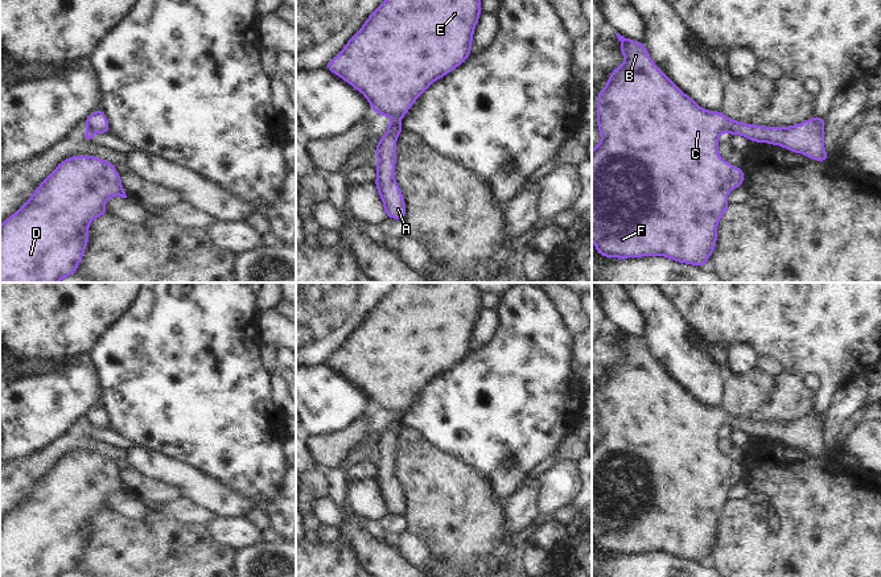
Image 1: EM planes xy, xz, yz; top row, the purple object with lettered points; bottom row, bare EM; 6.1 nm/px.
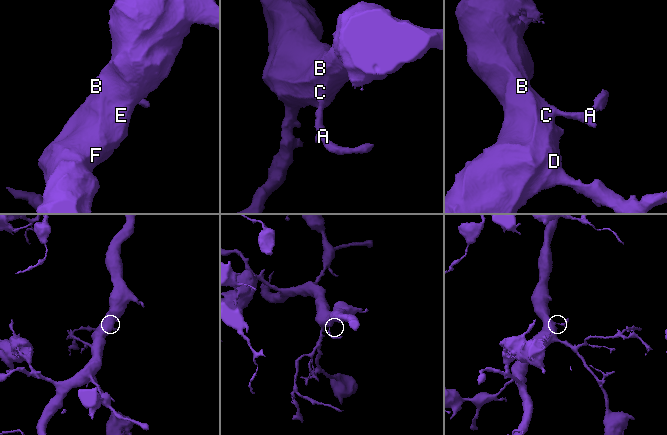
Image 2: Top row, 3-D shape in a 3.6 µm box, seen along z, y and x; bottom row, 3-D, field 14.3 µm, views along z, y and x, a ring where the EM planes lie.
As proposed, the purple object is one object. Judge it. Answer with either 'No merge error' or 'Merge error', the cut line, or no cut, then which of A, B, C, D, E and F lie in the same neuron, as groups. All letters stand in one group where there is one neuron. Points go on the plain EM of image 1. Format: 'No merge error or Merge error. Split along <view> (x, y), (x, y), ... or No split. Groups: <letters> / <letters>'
No merge error. No split. Groups: A B C D E F

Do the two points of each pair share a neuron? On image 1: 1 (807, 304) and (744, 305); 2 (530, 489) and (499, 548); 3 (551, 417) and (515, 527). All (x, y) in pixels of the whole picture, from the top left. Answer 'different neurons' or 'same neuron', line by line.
1: same neuron
2: same neuron
3: different neurons

